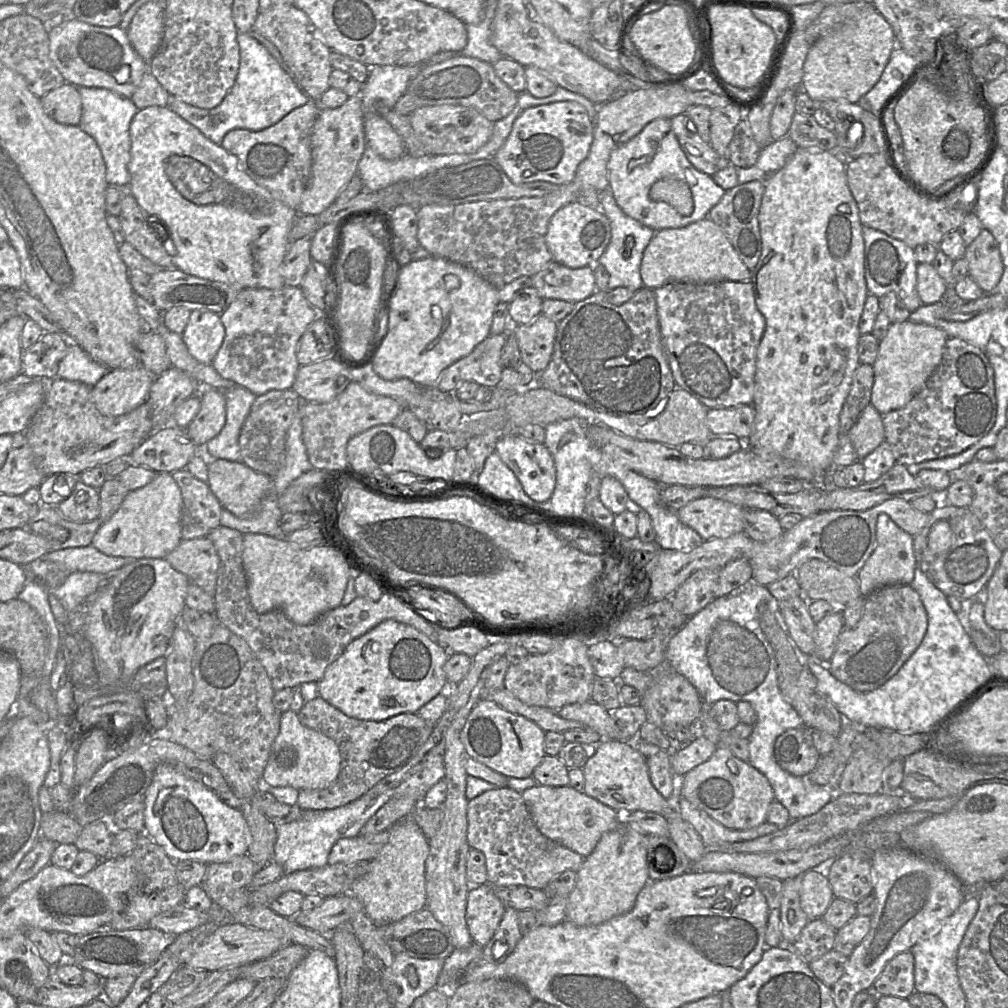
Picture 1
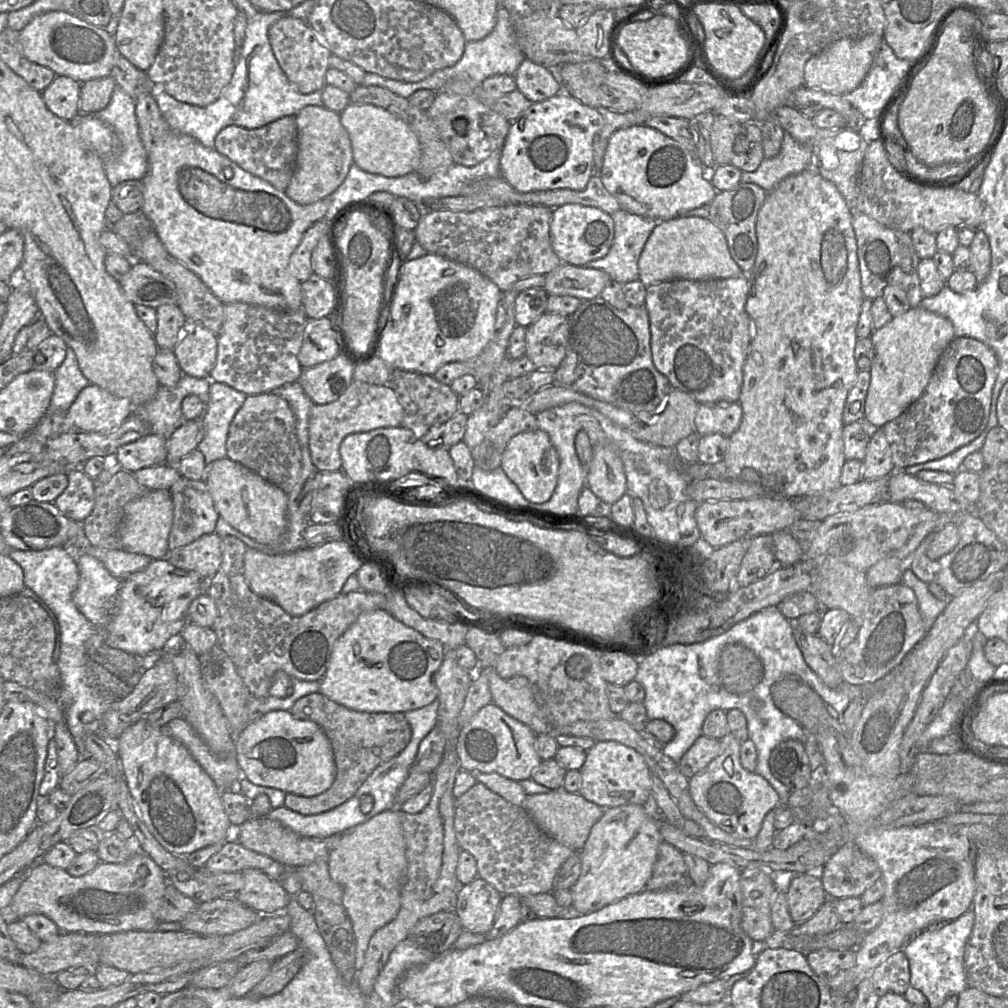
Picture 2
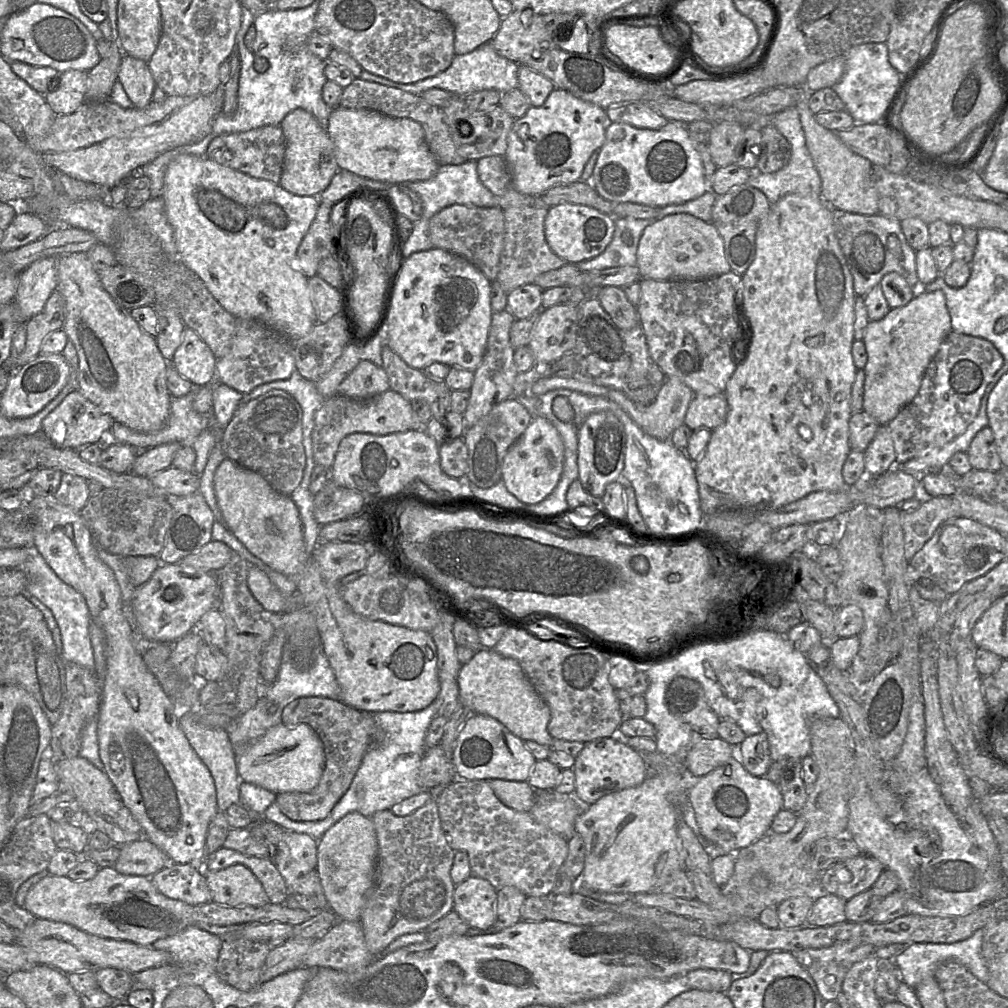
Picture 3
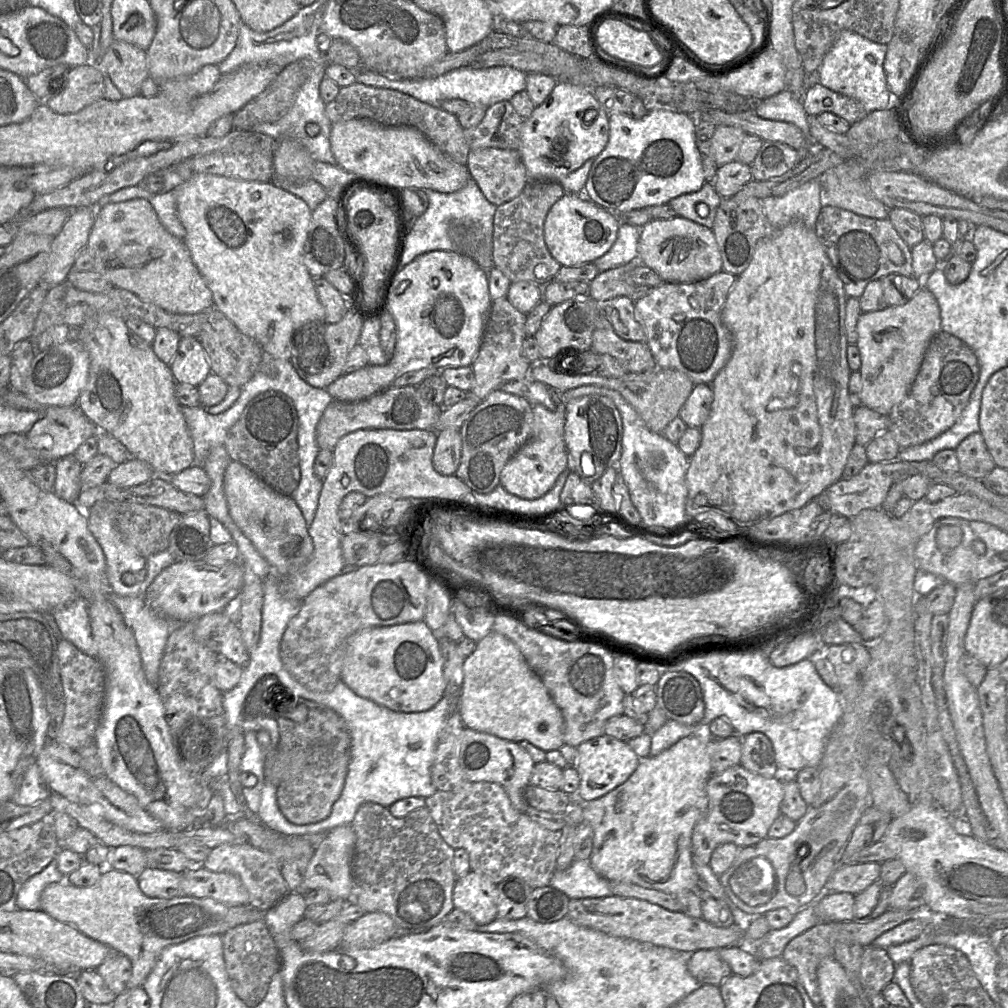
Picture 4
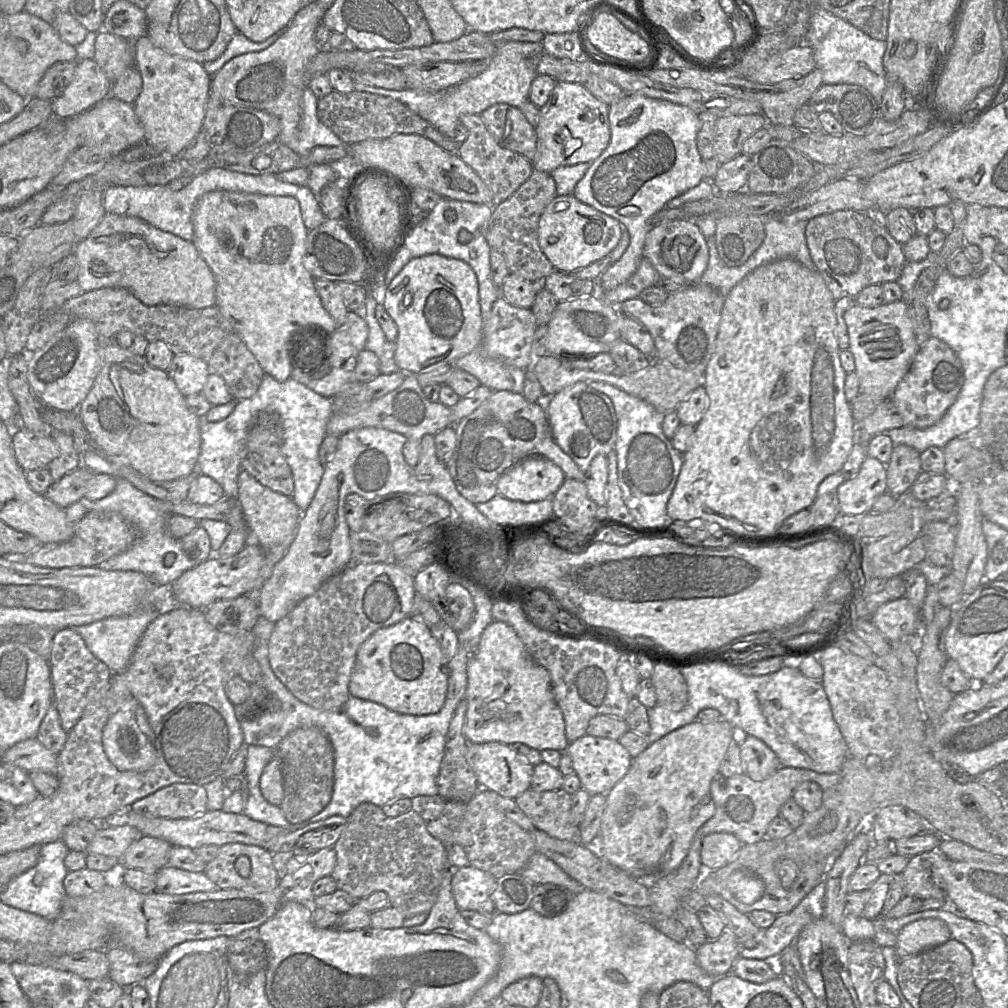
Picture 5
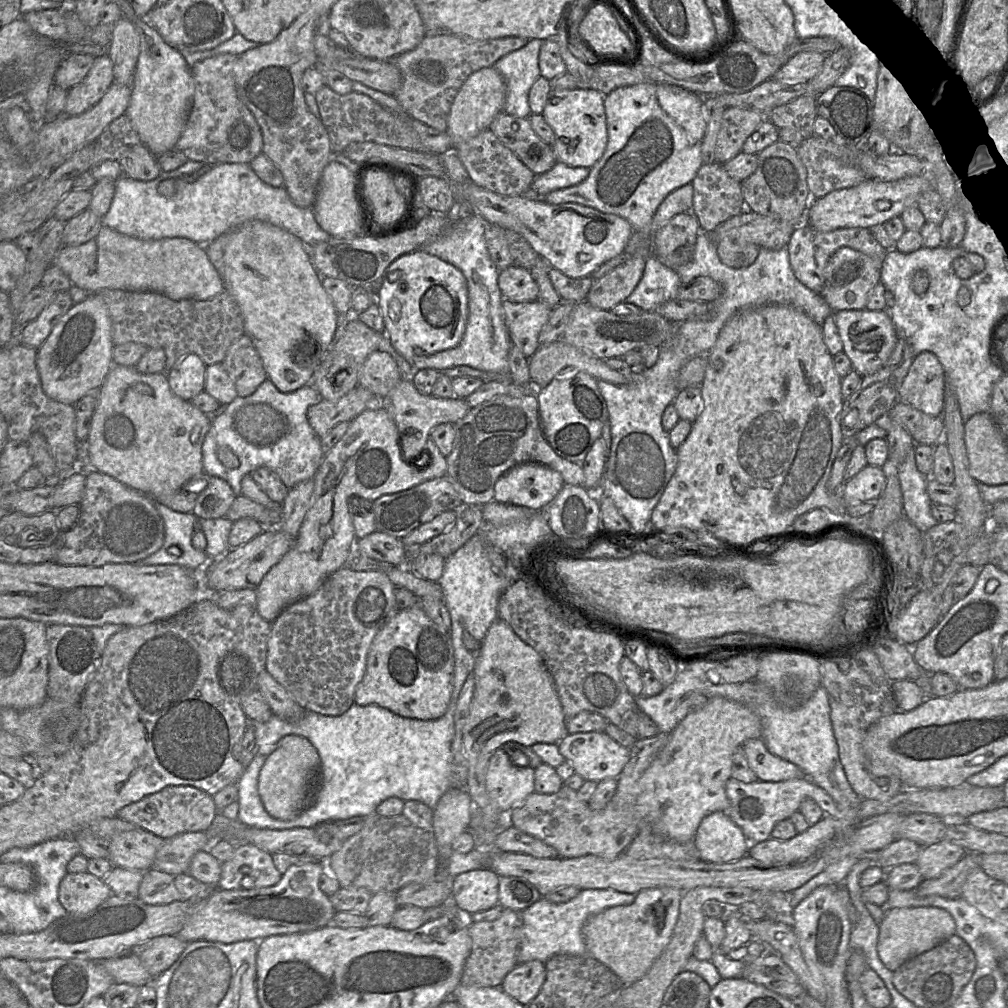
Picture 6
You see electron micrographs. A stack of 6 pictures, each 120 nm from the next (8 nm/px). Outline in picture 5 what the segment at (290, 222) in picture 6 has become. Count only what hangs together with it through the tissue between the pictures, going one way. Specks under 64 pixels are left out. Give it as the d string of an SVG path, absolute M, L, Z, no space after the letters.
M210 168L193 177L180 190L172 190L167 185L110 185L104 190L103 205L108 213L140 218L164 232L172 233L187 241L193 241L193 215L196 203L203 194L215 190L294 197L299 202L303 222L309 231L320 226L326 219L321 211L318 197L314 195L307 185L284 182L276 174L253 175L224 168Z

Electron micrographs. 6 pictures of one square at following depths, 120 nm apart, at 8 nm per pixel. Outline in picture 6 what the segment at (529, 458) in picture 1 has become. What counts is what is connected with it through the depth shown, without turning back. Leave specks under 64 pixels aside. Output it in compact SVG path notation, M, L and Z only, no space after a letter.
M525 462L496 481L494 500L532 510L545 510L564 484L558 471L540 463Z

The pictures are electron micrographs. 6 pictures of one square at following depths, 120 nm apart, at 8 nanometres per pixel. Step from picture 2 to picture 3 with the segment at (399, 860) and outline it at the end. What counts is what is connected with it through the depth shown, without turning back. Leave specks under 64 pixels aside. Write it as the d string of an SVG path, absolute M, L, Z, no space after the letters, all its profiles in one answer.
M358 812L345 815L318 840L317 867L330 910L339 920L359 921L375 883L378 843L374 824Z

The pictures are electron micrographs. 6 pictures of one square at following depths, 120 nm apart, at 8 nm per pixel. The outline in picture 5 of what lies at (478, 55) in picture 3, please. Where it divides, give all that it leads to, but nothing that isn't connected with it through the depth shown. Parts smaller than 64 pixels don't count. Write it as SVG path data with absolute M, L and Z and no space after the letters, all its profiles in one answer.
M509 41L502 43L497 45L497 51L490 60L490 66L485 71L462 83L436 92L412 89L392 90L363 84L358 81L355 81L353 86L354 90L357 91L391 97L404 103L413 112L449 137L456 124L460 123L461 116L467 114L480 115L484 110L498 103L520 107L528 100L531 83L538 75L538 57L543 52L542 42Z

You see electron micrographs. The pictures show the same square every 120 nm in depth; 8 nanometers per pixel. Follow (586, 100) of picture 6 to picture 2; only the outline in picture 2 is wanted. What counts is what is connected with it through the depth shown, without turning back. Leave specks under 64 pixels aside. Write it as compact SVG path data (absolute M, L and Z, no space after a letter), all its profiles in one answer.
M566 91L541 102L530 104L511 122L500 154L500 175L517 191L553 189L583 190L594 174L593 144L604 124L600 111L587 106Z

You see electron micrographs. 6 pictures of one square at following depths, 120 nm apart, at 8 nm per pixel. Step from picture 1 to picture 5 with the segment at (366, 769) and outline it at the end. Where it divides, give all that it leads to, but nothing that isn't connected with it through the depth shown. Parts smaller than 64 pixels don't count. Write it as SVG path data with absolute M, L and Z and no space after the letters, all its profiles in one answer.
M316 727L298 728L273 750L282 764L284 797L280 808L286 819L297 824L319 814L330 803L334 787L334 750L327 735Z

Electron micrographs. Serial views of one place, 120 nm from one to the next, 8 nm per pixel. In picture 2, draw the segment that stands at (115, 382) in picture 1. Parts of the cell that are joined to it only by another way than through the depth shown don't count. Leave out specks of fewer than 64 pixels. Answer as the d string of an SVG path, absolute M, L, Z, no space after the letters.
M97 385L85 387L67 410L67 417L82 432L108 432L117 429L132 413L133 405L127 398L117 397Z

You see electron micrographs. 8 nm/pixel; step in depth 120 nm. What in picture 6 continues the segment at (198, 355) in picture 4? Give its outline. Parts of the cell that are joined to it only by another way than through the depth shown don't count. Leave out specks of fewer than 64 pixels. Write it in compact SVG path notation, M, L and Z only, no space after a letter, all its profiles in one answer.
M198 355L184 356L170 371L166 371L171 391L182 400L191 401L202 391L205 391L206 368L207 365Z

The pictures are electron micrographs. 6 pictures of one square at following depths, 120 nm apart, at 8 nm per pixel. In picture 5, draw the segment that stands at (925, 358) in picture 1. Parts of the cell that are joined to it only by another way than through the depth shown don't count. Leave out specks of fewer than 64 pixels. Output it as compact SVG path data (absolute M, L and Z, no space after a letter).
M903 299L876 308L855 304L844 313L849 335L849 350L855 360L860 393L875 400L890 400L895 388L909 371L919 348L917 346L910 305Z

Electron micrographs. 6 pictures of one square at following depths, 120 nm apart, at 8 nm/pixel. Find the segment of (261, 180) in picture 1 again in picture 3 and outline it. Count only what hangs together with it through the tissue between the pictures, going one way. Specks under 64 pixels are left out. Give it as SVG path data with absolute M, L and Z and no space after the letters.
M268 125L246 132L216 137L209 144L205 157L251 177L279 184L283 171L285 150L286 142L280 125Z

